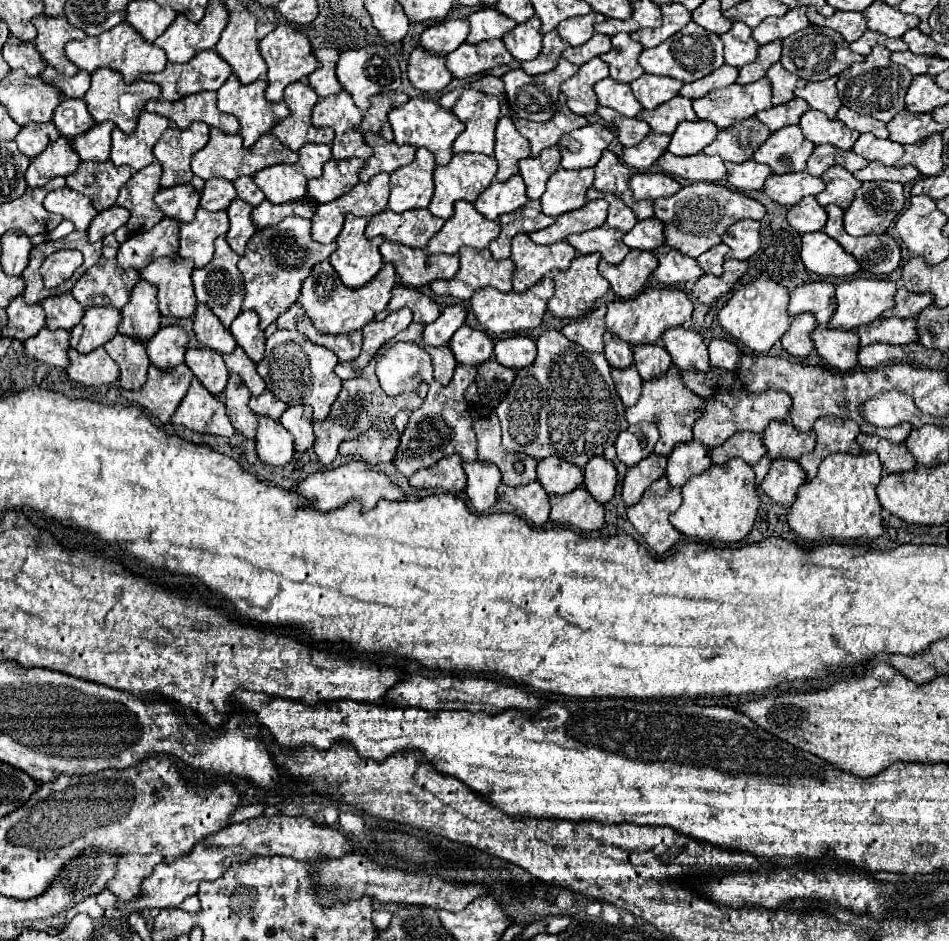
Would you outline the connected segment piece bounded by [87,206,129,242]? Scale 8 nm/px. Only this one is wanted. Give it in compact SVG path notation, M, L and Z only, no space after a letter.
M111 206L109 210L105 212L99 212L91 226L89 226L89 242L97 242L97 240L103 240L105 236L113 234L117 228L121 228L125 222L129 220L129 212L121 206Z

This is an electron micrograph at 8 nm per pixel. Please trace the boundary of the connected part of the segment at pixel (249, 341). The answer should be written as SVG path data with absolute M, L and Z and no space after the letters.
M241 312L233 324L231 324L231 334L237 340L237 344L247 352L247 356L259 364L265 352L265 336L263 330L259 328L259 318L253 312Z

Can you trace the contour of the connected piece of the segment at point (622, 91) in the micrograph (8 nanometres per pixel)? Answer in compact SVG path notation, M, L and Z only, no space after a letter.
M613 78L599 80L595 84L595 94L597 94L601 106L609 106L609 108L617 110L621 116L633 118L641 110L641 104L633 96L629 84L619 84Z

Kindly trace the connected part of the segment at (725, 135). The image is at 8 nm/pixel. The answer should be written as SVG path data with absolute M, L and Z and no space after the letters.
M747 118L735 122L731 128L721 130L717 138L703 150L709 156L721 156L725 162L741 164L751 158L751 154L769 138L769 128L757 118Z

